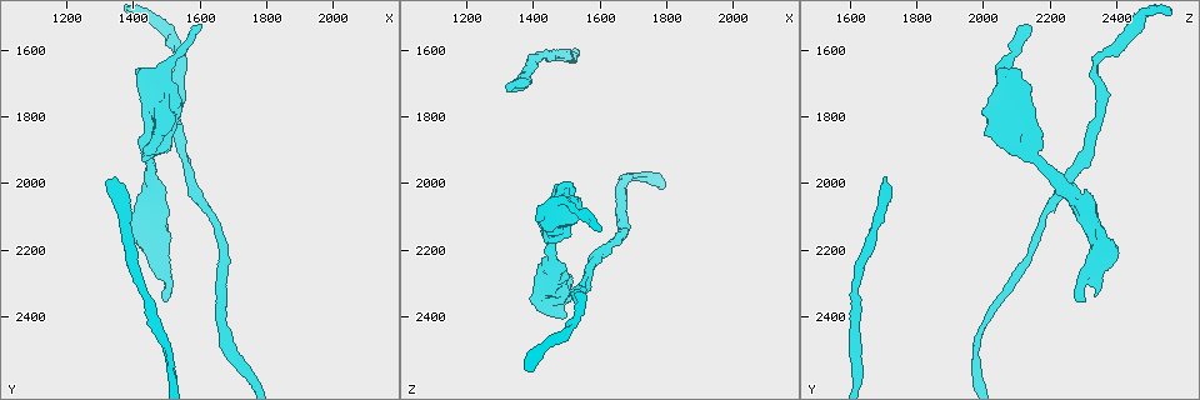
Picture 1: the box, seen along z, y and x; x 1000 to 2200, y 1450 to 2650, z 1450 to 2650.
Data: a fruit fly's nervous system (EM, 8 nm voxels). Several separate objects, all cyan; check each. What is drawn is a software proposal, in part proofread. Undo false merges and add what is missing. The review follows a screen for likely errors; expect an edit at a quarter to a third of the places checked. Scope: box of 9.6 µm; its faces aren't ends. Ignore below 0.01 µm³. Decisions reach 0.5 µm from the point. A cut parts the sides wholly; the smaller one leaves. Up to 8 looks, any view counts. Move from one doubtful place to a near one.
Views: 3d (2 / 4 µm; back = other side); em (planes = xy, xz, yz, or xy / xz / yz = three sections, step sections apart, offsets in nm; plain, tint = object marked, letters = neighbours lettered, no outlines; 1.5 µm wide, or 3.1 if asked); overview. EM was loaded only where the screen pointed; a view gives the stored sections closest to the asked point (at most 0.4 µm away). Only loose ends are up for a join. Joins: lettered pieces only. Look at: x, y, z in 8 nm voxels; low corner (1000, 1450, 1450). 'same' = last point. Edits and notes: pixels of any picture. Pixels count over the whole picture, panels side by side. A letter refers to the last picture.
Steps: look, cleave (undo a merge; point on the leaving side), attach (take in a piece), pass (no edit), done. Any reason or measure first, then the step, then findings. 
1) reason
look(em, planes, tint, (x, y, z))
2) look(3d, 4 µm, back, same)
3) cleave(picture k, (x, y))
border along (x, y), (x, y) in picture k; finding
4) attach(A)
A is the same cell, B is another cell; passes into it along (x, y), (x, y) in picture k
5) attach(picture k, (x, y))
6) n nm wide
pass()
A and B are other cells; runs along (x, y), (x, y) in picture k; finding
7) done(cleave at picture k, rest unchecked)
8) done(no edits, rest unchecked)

an open end
look(em, planes, plain, (1430, 1660, 2070))

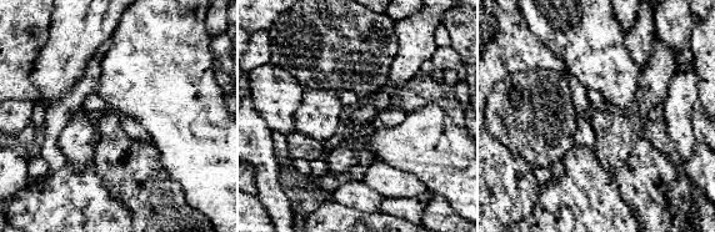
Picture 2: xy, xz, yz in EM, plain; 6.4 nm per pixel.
where the object lies
look(em, planes, tint, same)

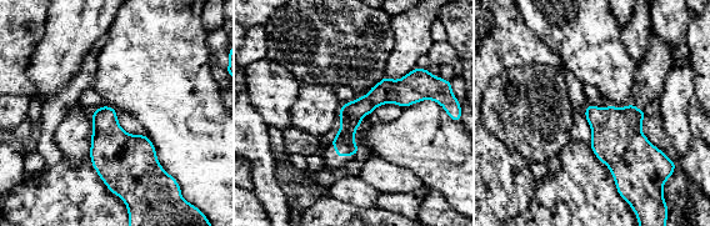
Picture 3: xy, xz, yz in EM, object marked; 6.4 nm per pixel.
look(em, planes, letters, same)

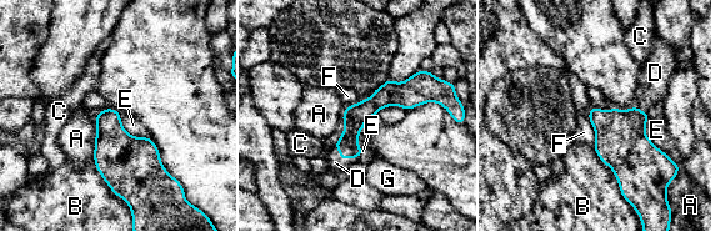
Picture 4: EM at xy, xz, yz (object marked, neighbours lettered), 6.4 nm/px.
B touches over 380 nm
attach(D)
D is the same cell, A, B, C, E, F and G are other cells; the neuron continues

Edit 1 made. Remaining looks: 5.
look(overview)

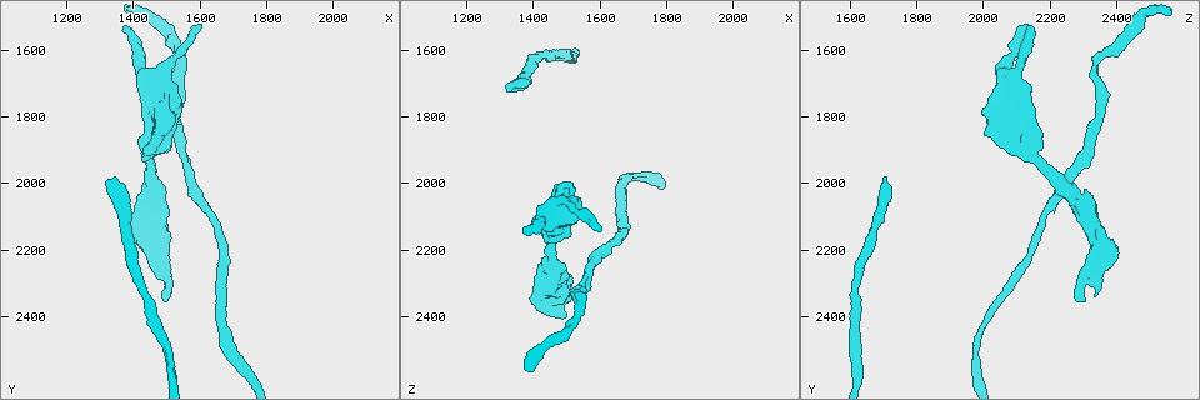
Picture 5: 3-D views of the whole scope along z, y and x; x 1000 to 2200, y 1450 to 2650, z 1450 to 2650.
an open end
look(3d, 4 µm, back, (1600, 1530, 2150))

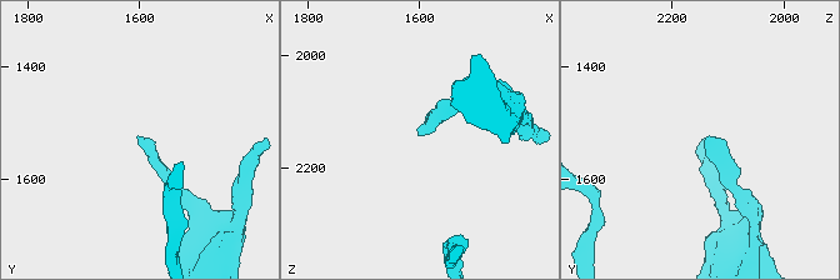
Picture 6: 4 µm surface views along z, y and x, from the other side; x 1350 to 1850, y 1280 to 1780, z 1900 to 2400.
shape alone is not enough
look(em, yz, step 8, tint, (1600, 1530, 2140))

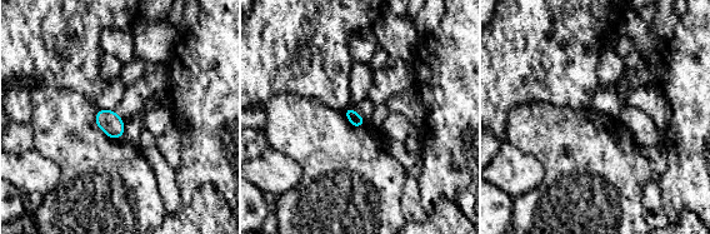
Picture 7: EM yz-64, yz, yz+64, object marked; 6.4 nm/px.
look(em, planes, letters, same)

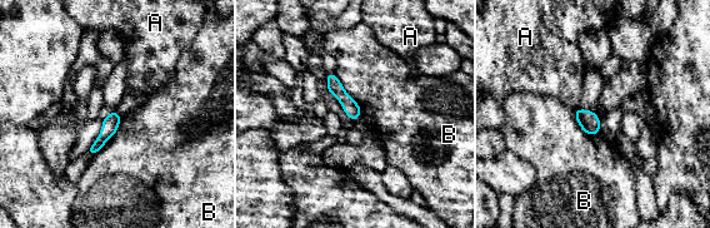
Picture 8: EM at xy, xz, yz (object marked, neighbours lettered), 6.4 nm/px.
pass()
A and B are other cells; runs along (329, 77), (354, 112), (354, 115) in picture 8; no lettered piece goes on from it

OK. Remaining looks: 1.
done(attach at picture 4, rest unchecked)

